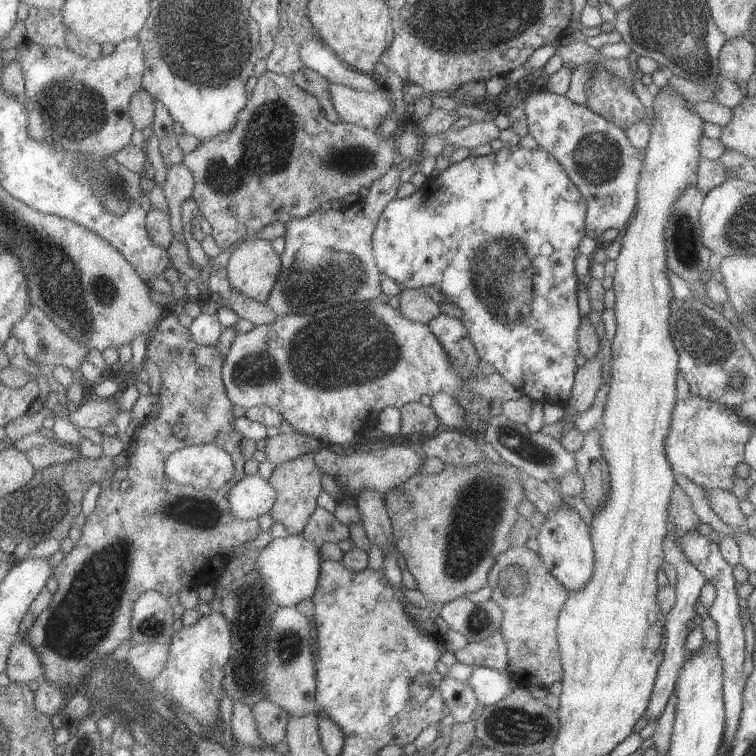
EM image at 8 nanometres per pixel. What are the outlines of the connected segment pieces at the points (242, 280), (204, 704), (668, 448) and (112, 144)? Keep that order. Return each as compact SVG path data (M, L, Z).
M247 239L231 253L227 270L235 290L267 303L282 274L282 255L269 240Z
M212 612L203 615L191 626L181 628L171 643L171 658L167 668L152 681L152 688L158 695L169 698L185 710L193 714L207 730L217 732L223 728L221 718L221 698L223 698L226 668L233 652L233 626L224 613Z
M693 395L687 400L677 398L671 414L671 426L663 442L665 458L674 474L685 476L693 484L705 490L721 488L729 491L736 477L735 465L744 461L745 443L754 432L753 424L737 418L728 406Z
M139 38L116 44L115 54L103 56L99 60L83 58L69 48L28 41L20 46L16 61L21 62L25 74L26 94L22 103L29 112L29 134L35 140L101 158L111 158L115 152L121 152L132 143L137 130L137 125L131 120L132 98L144 87L143 76L147 70L145 49Z

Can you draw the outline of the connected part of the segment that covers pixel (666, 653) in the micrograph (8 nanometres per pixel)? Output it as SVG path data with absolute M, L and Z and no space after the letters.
M669 535L663 538L661 550L663 552L664 560L675 569L674 605L666 614L666 633L664 636L665 646L651 696L649 697L649 702L647 702L647 708L645 708L645 712L643 712L643 716L647 718L646 722L655 722L655 720L661 716L661 712L663 712L663 707L665 706L669 695L673 692L673 689L675 689L677 672L679 672L679 668L681 668L681 664L685 662L687 656L685 654L685 642L687 636L685 624L687 624L687 621L691 620L696 614L695 610L693 610L693 604L695 604L695 601L699 598L699 590L701 590L701 587L706 581L703 574L701 574L701 572L699 572L695 566L683 556L683 554L681 554L681 550L677 548L677 544L671 540Z

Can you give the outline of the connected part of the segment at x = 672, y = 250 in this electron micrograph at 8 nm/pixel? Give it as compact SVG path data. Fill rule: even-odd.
M695 182L689 184L673 202L671 208L671 216L665 222L665 230L663 230L663 238L665 238L665 256L666 265L671 274L671 277L681 278L688 285L692 282L697 282L701 272L709 268L709 252L708 248L703 246L699 224L699 211L701 208L702 200L705 194L697 188Z

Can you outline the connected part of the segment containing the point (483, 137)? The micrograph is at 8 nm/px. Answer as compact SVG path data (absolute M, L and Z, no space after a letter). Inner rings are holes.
M489 120L471 122L467 127L460 130L449 129L443 133L443 136L446 143L451 144L451 146L472 149L479 144L487 144L499 138L499 131L493 120Z

